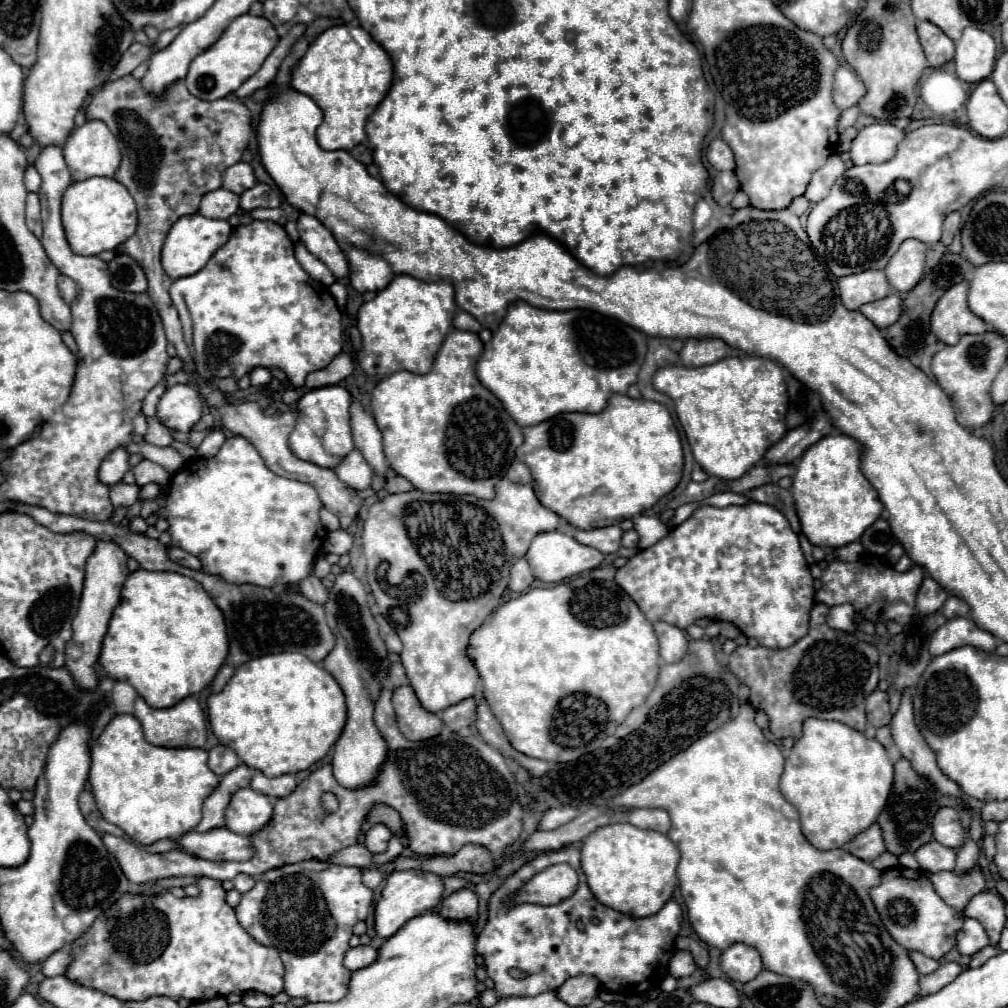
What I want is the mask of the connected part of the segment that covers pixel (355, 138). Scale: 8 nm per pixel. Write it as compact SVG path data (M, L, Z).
M342 24L326 29L308 49L292 73L290 87L310 95L324 113L318 143L324 149L350 151L366 139L364 125L392 85L388 53L359 25Z

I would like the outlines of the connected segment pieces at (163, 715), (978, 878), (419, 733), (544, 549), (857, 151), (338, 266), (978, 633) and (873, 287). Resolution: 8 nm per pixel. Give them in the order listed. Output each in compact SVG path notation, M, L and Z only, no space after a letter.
M136 697L134 717L142 723L144 737L152 745L162 745L162 747L204 747L204 743L206 743L204 711L202 711L200 703L194 697L186 697L170 709L154 709L154 707L146 705L146 701L142 697Z
M974 869L970 873L964 875L956 875L956 873L934 873L930 875L934 891L940 895L940 899L944 899L944 903L948 903L960 917L964 917L964 907L968 905L968 901L976 895L984 891L984 875L980 869Z
M410 685L394 689L392 705L396 711L396 721L400 727L400 733L410 741L424 741L432 739L440 733L442 721L438 715L422 709L414 689Z
M550 531L550 533L538 533L526 553L526 559L532 567L532 575L540 581L546 583L560 583L568 577L580 575L584 571L596 569L600 567L600 563L606 559L606 555L600 555L600 551L596 551L594 547L586 547L582 543L578 543L574 537L558 533L558 531Z
M876 123L858 131L850 145L850 159L854 165L884 163L894 157L896 145L904 139L904 131L892 123Z
M302 213L298 219L298 231L300 241L306 245L306 249L324 261L336 279L346 279L350 275L344 251L340 251L340 245L336 243L332 231L328 231L316 217Z
M954 617L946 621L930 641L930 655L942 655L946 651L952 651L956 647L972 645L982 651L994 651L996 649L996 637L980 627L974 625L974 621L966 617Z
M862 271L856 275L838 279L840 299L846 309L860 309L864 303L872 303L890 295L890 285L884 271Z

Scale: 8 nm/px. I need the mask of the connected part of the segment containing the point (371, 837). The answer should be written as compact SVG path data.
M374 825L368 833L366 833L366 849L370 853L384 853L386 847L388 847L388 841L390 841L392 833L388 827L384 825Z

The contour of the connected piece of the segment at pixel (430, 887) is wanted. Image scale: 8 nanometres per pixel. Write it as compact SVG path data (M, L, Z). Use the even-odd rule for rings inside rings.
M392 871L386 879L386 887L382 889L380 899L376 901L374 909L374 929L380 939L392 937L406 921L410 921L416 915L422 915L430 909L434 909L440 903L444 885L442 879L434 873L422 873L422 871Z

